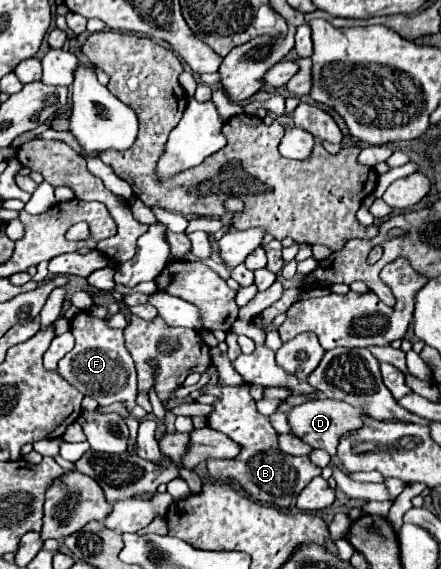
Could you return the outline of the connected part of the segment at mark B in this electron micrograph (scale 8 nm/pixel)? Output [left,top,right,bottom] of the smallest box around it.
[202,366,322,508]

